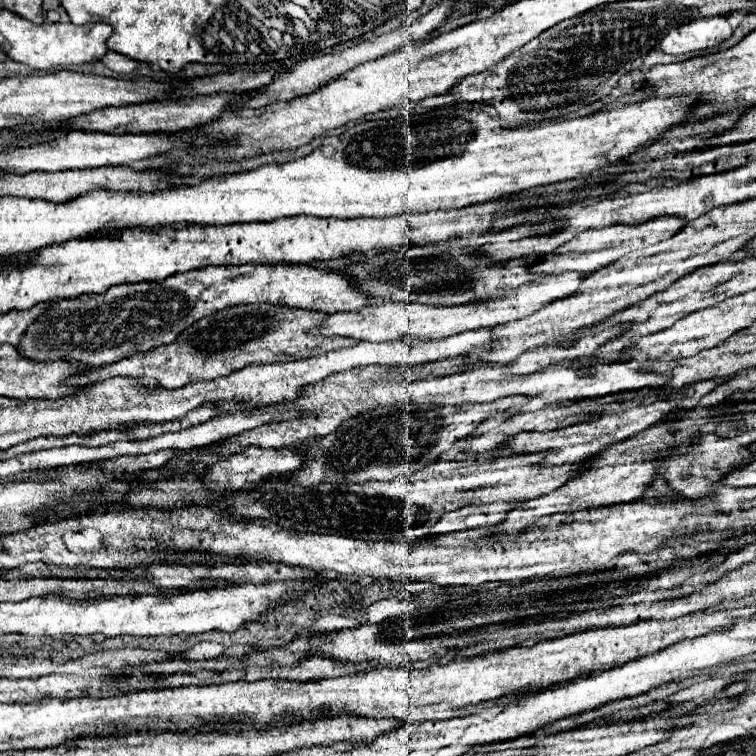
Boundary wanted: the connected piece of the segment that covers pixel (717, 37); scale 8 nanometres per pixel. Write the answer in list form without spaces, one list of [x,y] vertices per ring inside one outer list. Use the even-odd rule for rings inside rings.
[[[703,17],[671,29],[667,37],[659,43],[659,49],[667,55],[705,51],[719,47],[725,39],[731,37],[731,33],[733,29],[725,17]]]

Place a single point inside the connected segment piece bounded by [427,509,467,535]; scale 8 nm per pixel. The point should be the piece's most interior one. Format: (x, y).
(452, 521)

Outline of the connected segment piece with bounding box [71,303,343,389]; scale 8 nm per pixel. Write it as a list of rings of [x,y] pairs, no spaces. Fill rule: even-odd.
[[[271,303],[227,307],[223,311],[215,311],[215,313],[207,315],[207,317],[195,321],[195,325],[187,327],[187,331],[183,331],[169,345],[155,347],[155,349],[151,349],[147,353],[131,355],[131,357],[127,357],[123,361],[117,361],[117,363],[111,363],[111,365],[105,365],[105,367],[91,369],[91,371],[85,373],[85,377],[81,373],[79,377],[71,379],[71,383],[73,385],[83,385],[83,383],[105,381],[105,379],[111,379],[115,375],[121,375],[121,377],[129,375],[129,377],[137,377],[147,387],[161,385],[165,389],[177,389],[177,387],[183,387],[189,381],[217,379],[221,375],[229,375],[229,373],[233,373],[237,369],[243,369],[249,363],[271,363],[271,361],[283,361],[283,359],[291,359],[291,357],[307,357],[307,351],[311,355],[315,355],[315,353],[325,353],[325,351],[343,347],[343,343],[337,345],[339,337],[323,337],[323,335],[315,335],[313,333],[313,329],[317,329],[325,319],[327,319],[327,313],[323,313],[323,311],[293,309],[293,307],[287,307],[287,305],[271,305]]]

